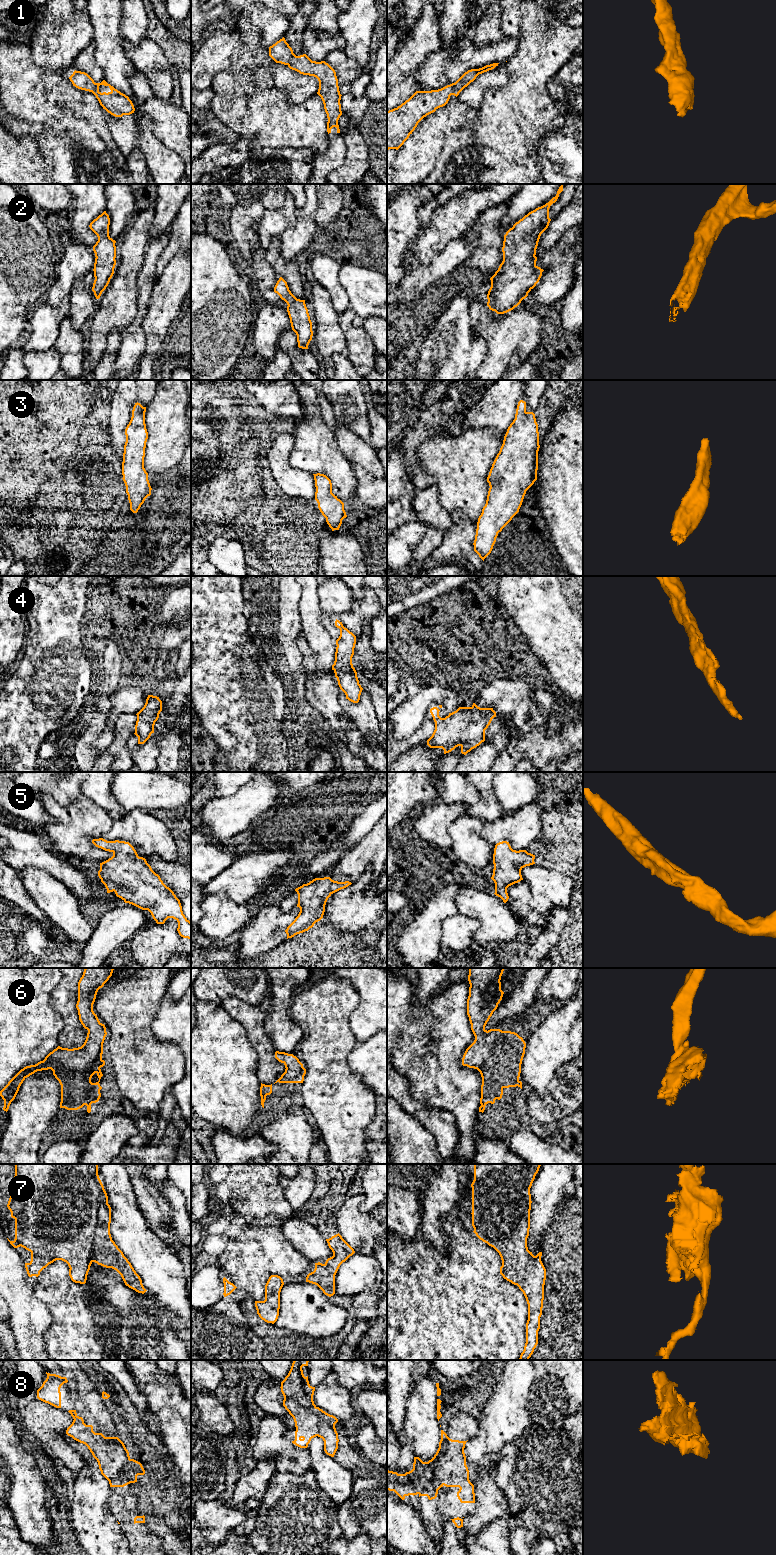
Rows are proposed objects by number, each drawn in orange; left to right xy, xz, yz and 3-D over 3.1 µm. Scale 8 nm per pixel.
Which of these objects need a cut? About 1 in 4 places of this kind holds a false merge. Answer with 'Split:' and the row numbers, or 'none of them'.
Split: none of them

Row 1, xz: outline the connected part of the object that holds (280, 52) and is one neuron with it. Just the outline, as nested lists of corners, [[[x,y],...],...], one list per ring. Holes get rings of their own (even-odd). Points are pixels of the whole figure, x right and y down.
[[[284,37],[269,47],[269,56],[276,63],[287,65],[300,74],[318,79],[317,94],[321,97],[327,114],[327,132],[331,133],[331,129],[336,127],[337,133],[340,133],[338,120],[342,115],[340,104],[342,95],[335,70],[325,61],[312,61],[306,54],[296,56]]]

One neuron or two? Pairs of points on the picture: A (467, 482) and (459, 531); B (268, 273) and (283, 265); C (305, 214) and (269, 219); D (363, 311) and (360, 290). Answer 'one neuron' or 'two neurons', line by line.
A: two neurons
B: two neurons
C: two neurons
D: one neuron

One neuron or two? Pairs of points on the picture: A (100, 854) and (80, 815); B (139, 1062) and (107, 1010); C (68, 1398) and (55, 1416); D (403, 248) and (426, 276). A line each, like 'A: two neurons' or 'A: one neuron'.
A: one neuron
B: one neuron
C: two neurons
D: two neurons

